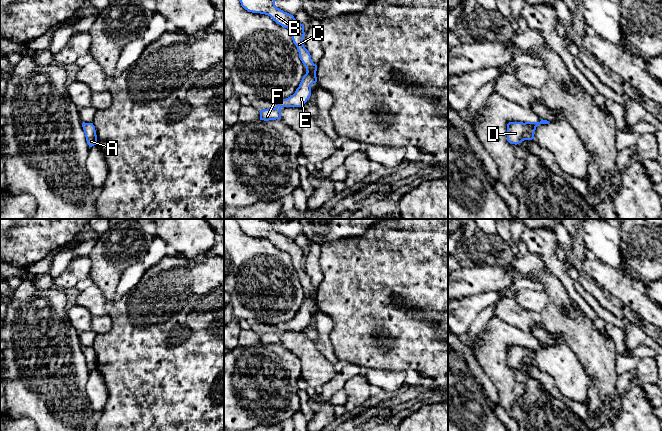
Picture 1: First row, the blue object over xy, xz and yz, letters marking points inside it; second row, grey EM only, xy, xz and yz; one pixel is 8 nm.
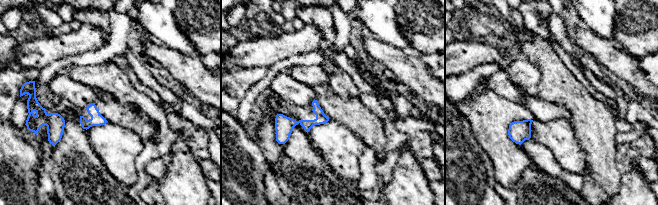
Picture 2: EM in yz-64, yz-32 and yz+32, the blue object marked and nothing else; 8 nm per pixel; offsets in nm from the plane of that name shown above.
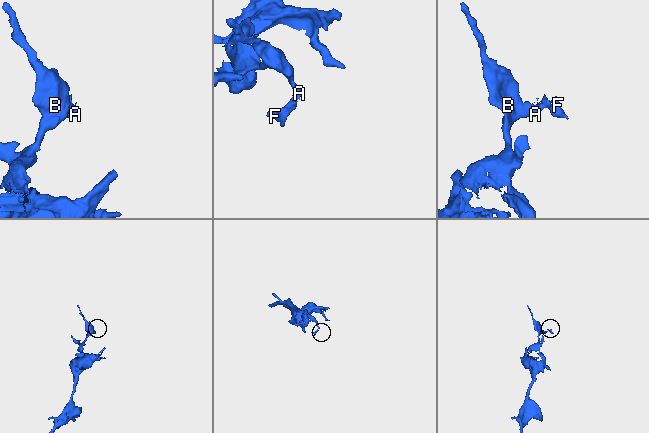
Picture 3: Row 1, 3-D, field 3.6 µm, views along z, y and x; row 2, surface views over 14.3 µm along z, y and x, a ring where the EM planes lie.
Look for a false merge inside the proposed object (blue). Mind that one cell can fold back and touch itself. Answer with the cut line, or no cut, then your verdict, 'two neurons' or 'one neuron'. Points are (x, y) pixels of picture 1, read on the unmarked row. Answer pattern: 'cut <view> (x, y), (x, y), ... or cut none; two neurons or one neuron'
cut yz (524, 347), (533, 356); two neurons

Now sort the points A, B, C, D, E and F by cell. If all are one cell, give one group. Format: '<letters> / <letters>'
A B C D / E F

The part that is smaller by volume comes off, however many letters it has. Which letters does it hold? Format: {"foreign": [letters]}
{"foreign": ["E", "F"]}

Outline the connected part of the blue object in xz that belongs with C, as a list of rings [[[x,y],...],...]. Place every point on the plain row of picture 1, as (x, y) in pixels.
[[[236,219],[241,230],[252,237],[260,237],[270,240],[277,248],[287,252],[292,259],[293,267],[299,276],[299,282],[306,291],[307,296],[316,299],[317,289],[313,287],[309,275],[305,272],[303,262],[304,249],[299,247],[293,239],[284,236],[275,230],[275,224],[265,219]]]

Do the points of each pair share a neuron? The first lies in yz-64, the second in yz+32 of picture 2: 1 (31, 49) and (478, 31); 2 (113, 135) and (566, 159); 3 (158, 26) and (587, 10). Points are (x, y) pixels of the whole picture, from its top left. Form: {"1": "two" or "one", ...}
{"1": "two", "2": "one", "3": "one"}

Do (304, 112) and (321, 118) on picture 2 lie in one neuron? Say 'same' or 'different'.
same

